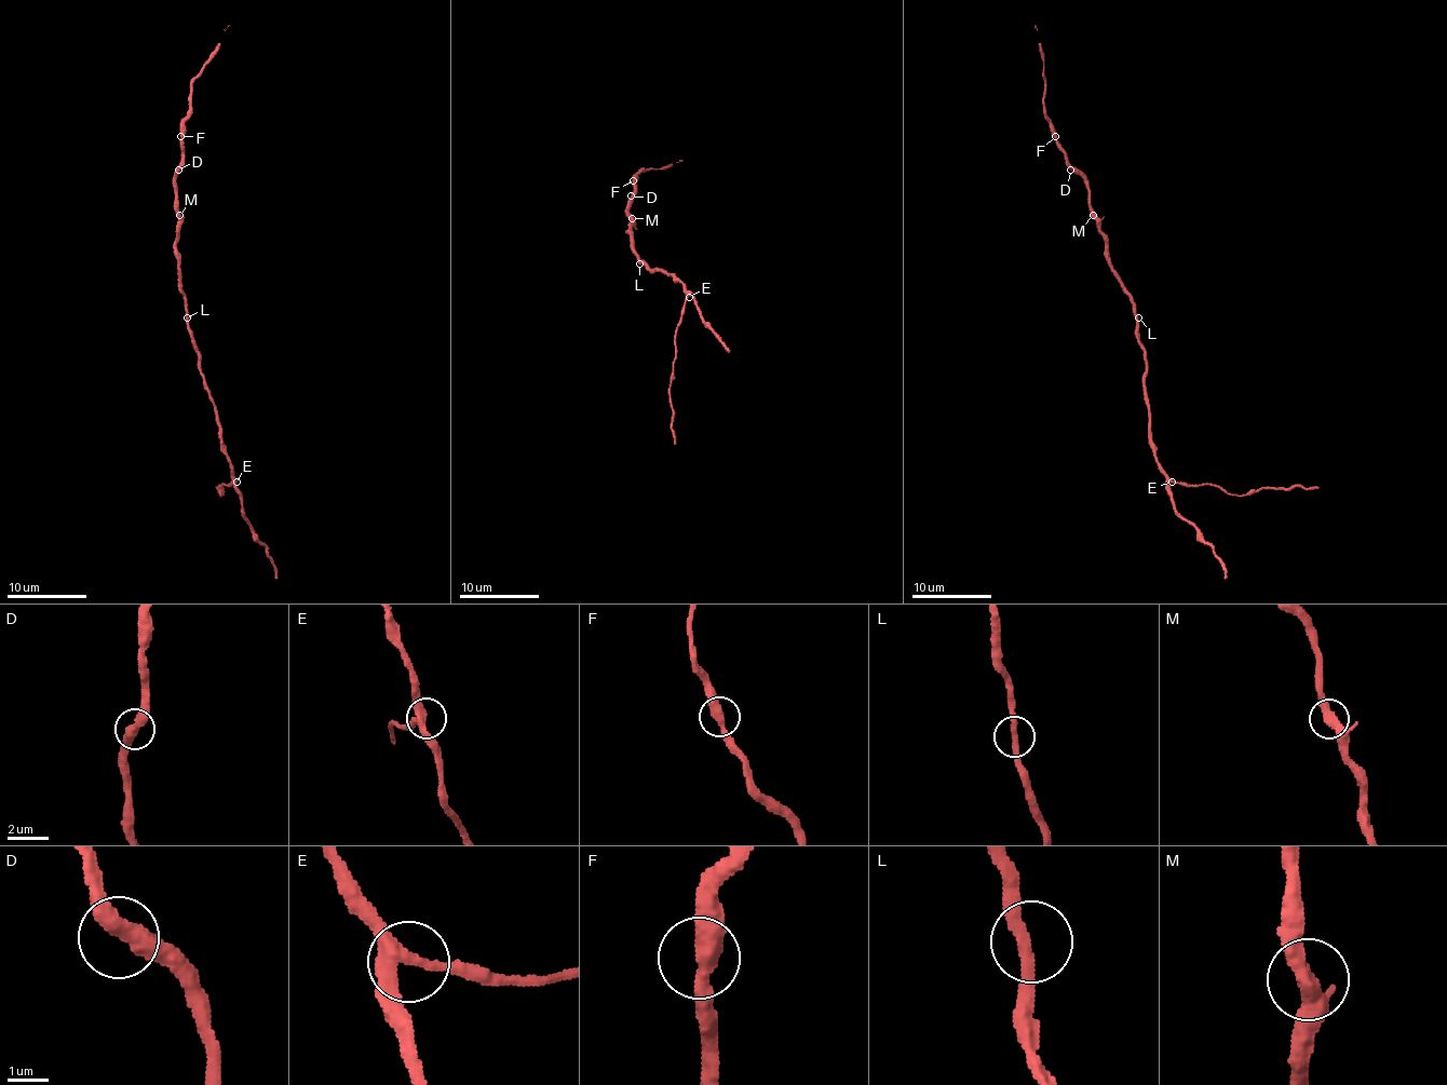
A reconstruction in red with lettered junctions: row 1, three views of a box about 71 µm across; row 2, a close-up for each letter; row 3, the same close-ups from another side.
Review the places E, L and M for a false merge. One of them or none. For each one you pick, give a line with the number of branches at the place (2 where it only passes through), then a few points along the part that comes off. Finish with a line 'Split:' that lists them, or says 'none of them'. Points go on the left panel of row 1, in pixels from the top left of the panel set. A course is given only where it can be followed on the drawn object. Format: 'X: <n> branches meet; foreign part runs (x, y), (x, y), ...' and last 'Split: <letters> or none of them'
Split: none of them

